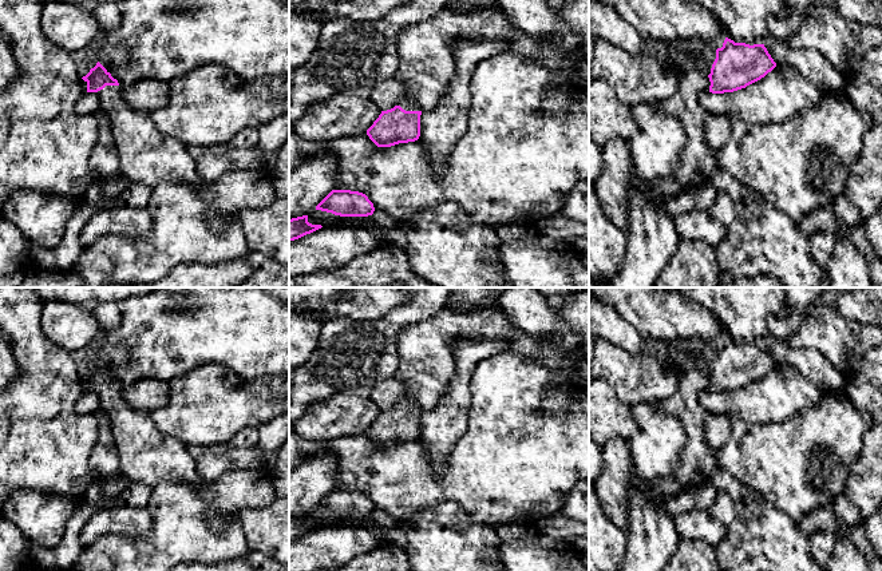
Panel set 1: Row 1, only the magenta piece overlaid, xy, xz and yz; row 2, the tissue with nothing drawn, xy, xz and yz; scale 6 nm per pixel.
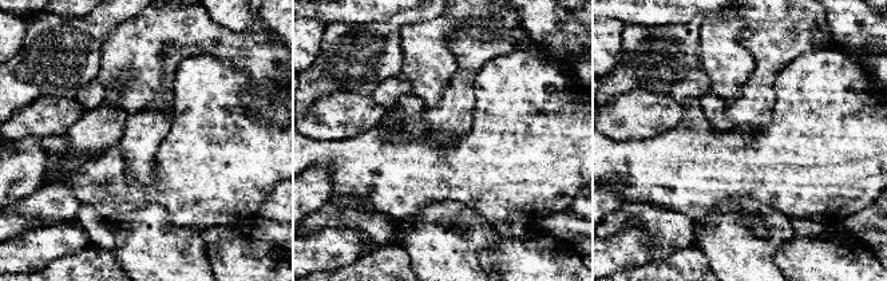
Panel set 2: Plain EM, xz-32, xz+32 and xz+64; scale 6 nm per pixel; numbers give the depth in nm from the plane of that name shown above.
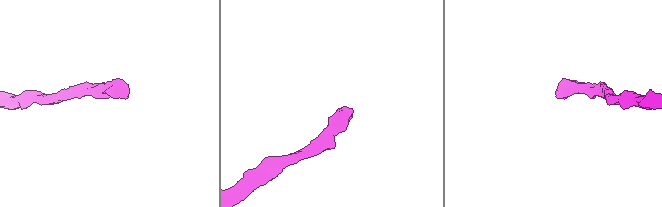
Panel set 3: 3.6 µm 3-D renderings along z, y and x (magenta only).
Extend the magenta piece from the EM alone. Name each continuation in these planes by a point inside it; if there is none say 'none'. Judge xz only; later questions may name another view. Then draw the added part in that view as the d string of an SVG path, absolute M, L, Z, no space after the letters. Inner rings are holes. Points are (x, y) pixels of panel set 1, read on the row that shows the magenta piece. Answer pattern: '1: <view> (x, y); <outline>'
1: xz (407, 104); M402 96L399 99L398 106L400 106L406 111L419 111L418 104L414 100L407 99L406 96Z

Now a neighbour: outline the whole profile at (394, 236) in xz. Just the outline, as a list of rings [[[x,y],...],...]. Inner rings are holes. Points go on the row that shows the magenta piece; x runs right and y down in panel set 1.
[[[375,210],[373,217],[376,218],[377,223],[385,230],[385,243],[403,249],[406,246],[406,235],[398,225],[399,221],[387,213],[383,213],[381,210]]]

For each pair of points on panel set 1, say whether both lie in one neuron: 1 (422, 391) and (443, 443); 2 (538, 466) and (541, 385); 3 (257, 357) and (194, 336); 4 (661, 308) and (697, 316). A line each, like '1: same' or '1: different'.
1: different
2: same
3: same
4: same

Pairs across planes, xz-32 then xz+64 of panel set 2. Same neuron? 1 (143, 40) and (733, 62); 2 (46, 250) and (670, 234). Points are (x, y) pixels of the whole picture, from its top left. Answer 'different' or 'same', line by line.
1: same
2: different

